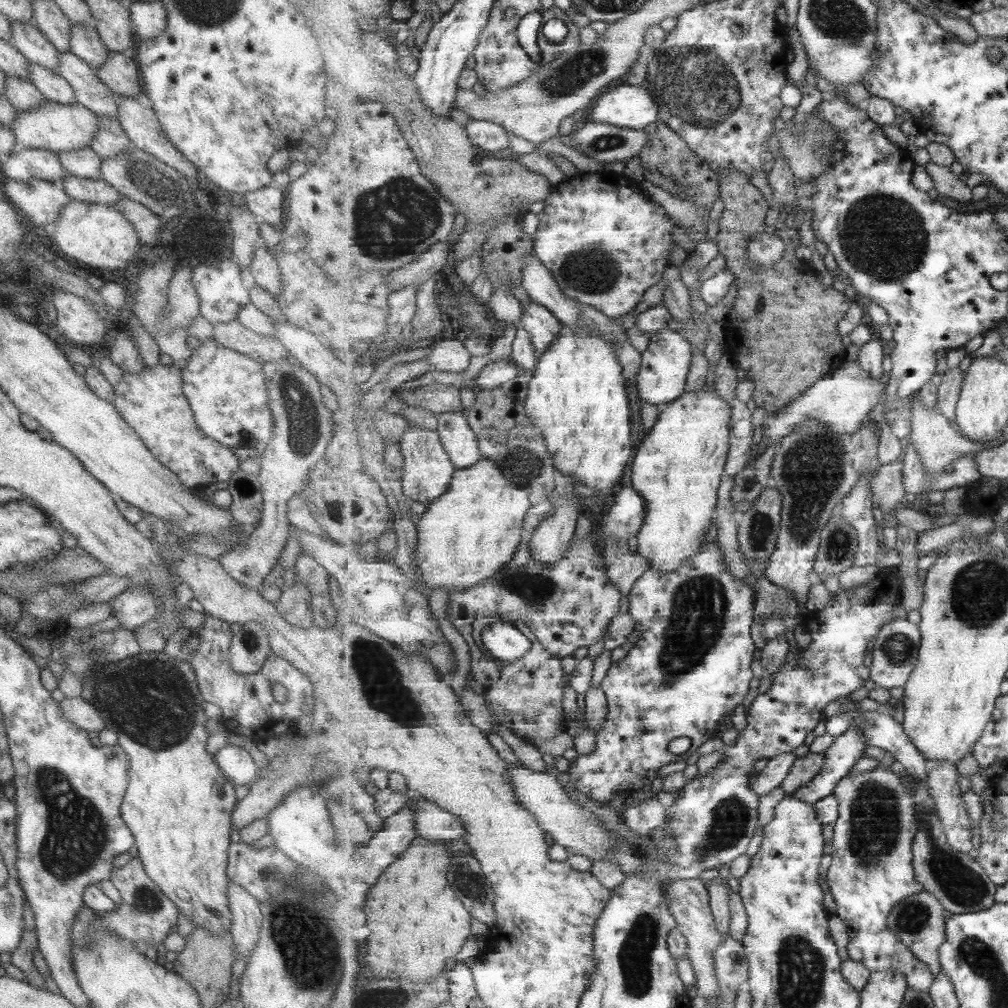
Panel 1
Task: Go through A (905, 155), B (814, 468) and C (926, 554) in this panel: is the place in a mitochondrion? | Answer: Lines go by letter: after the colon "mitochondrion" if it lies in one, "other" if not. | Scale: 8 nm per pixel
A: other
B: mitochondrion
C: other

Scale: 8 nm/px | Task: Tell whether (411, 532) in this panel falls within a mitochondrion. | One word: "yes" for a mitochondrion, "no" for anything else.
no

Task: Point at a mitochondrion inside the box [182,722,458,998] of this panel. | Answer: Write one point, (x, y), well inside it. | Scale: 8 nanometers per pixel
(306, 941)

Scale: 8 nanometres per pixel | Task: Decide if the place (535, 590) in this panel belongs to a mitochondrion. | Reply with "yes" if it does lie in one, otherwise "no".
yes

